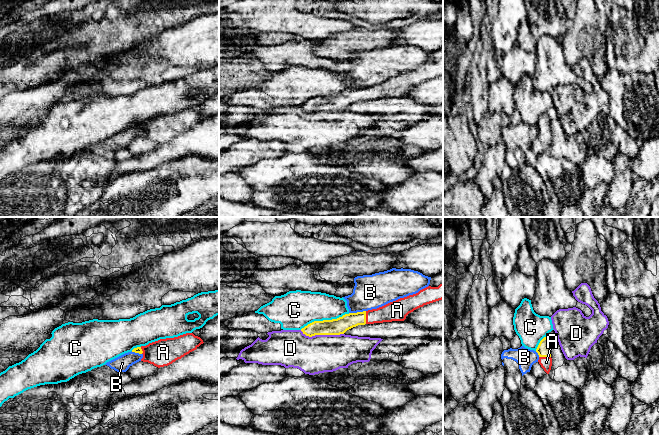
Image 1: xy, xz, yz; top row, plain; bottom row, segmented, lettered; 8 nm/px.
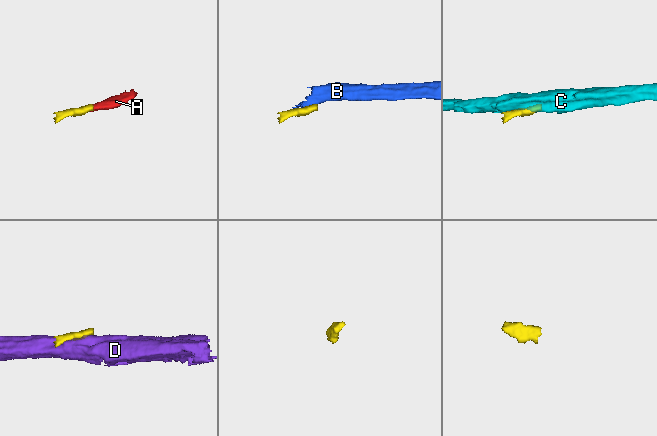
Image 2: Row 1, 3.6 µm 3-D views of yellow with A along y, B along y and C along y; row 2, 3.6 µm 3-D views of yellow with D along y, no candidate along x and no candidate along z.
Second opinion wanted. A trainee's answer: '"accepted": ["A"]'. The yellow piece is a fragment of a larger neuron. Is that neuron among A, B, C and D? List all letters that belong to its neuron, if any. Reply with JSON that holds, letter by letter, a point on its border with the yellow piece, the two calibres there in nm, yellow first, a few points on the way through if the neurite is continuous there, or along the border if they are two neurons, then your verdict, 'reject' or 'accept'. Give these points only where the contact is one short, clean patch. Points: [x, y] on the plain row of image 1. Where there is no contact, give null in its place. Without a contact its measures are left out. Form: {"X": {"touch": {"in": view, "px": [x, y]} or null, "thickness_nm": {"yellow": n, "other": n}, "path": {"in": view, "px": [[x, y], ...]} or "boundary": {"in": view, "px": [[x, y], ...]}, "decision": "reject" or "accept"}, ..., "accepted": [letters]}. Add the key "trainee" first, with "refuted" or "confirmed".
{"trainee": "confirmed", "A": {"touch": {"in": "xz", "px": [365, 93]}, "thickness_nm": {"yellow": 130, "other": 160}, "path": {"in": "xz", "px": [[338, 102], [347, 97], [365, 93], [394, 87]]}, "decision": "accept"}, "B": {"touch": {"in": "xz", "px": [357, 88]}, "thickness_nm": {"yellow": 130, "other": 280}, "boundary": {"in": "xz", "px": [[365, 86], [349, 89]]}, "decision": "reject"}, "C": {"touch": {"in": "xz", "px": [324, 96]}, "thickness_nm": {"yellow": 130, "other": 300}, "decision": "reject"}, "D": {"touch": {"in": "xz", "px": [322, 110]}, "thickness_nm": {"yellow": 130, "other": 300}, "decision": "reject"}, "accepted": ["A"]}

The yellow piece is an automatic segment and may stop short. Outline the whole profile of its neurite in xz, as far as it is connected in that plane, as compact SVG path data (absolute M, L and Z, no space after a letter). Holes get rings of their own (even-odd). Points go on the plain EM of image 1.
M443 48L433 52L428 63L377 85L349 89L332 96L314 97L301 105L303 110L340 111L358 101L404 97L406 92L424 81L443 75Z

